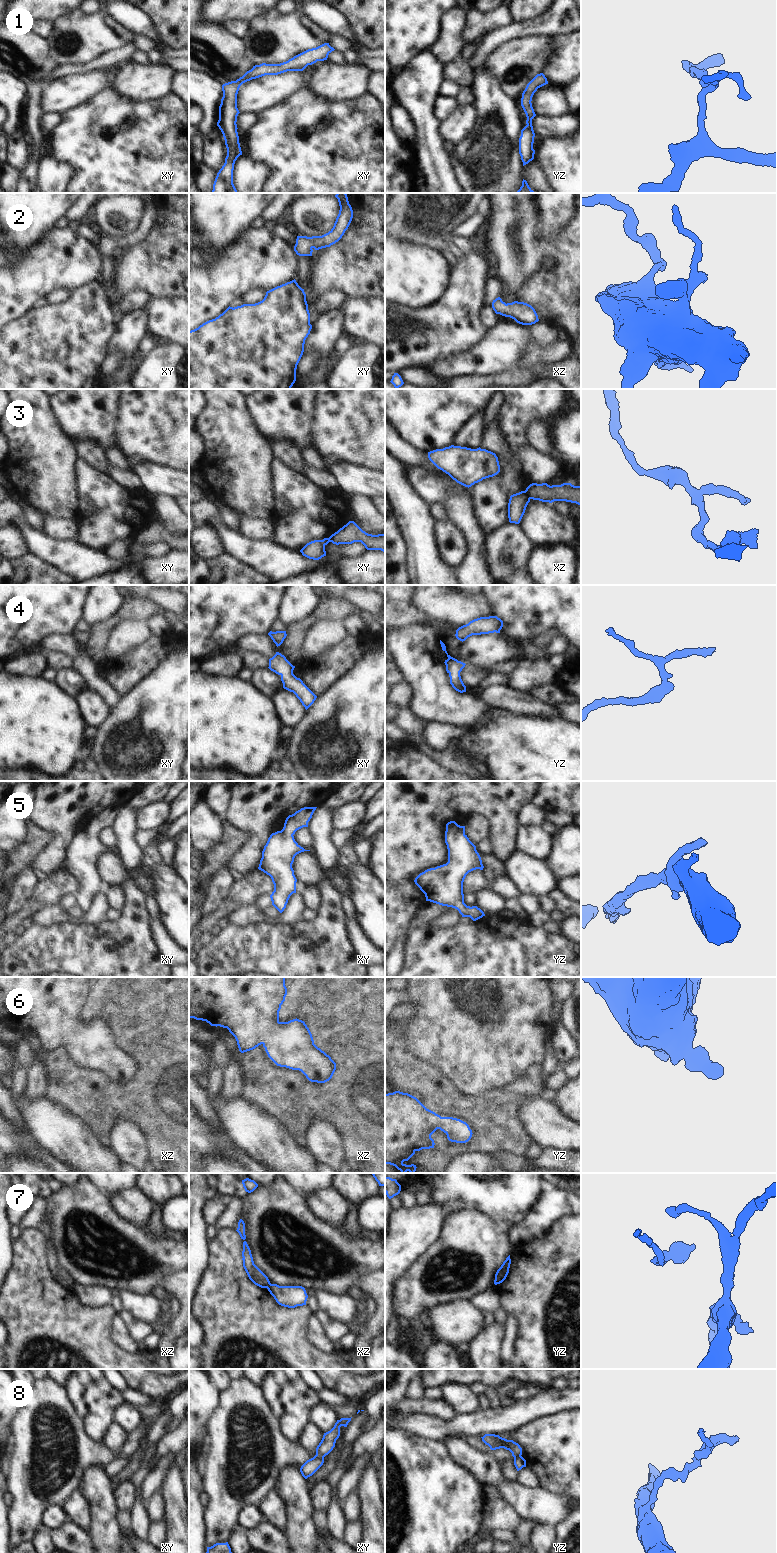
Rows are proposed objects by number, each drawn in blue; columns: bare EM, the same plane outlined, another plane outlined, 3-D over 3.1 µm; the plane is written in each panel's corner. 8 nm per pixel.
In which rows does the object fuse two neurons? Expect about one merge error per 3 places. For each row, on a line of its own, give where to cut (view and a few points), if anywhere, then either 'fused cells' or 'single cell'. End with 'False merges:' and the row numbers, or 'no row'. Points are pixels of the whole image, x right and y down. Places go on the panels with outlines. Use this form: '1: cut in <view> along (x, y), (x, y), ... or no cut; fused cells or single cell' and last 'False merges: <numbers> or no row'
1: no cut; single cell
2: no cut; single cell
3: cut in xz along (524, 491), (529, 499); fused cells
4: no cut; single cell
5: no cut; single cell
6: no cut; single cell
7: cut in xz along (270, 1283), (266, 1287); fused cells
8: cut in xy along (315, 1455), (323, 1457); fused cells
False merges: 3, 7, 8

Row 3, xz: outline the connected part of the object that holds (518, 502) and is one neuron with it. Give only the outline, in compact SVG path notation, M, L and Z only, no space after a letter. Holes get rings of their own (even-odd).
M525 491L510 496L508 503L508 518L510 523L520 523L529 502L530 499Z

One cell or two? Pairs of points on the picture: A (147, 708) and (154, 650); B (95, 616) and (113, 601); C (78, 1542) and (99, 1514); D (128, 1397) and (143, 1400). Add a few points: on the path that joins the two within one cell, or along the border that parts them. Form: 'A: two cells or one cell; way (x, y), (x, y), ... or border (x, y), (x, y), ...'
A: two cells; border (166, 654), (159, 664), (133, 687)
B: one cell; way (99, 612), (109, 602)
C: two cells; border (87, 1532), (92, 1542)
D: one cell; way (132, 1397), (139, 1399)

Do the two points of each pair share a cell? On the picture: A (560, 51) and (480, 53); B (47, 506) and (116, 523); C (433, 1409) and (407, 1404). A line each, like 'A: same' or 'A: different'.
A: different
B: different
C: same

